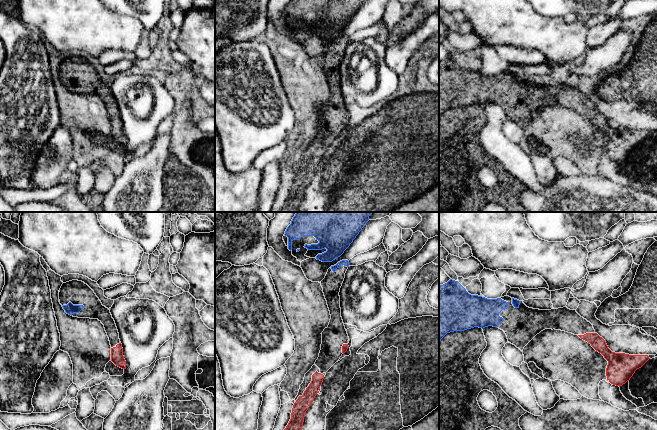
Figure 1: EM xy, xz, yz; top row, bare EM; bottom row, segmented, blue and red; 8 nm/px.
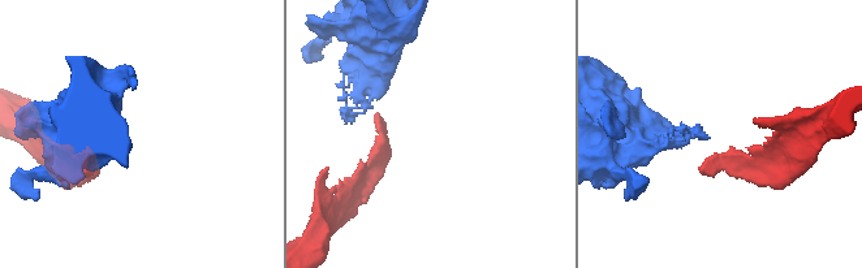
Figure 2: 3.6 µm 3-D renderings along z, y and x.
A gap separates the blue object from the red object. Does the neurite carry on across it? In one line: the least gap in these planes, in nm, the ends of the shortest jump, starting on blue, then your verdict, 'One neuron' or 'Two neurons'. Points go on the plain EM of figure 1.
Distance 400 nm. Across: xy (78, 88), (111, 124). One neuron

